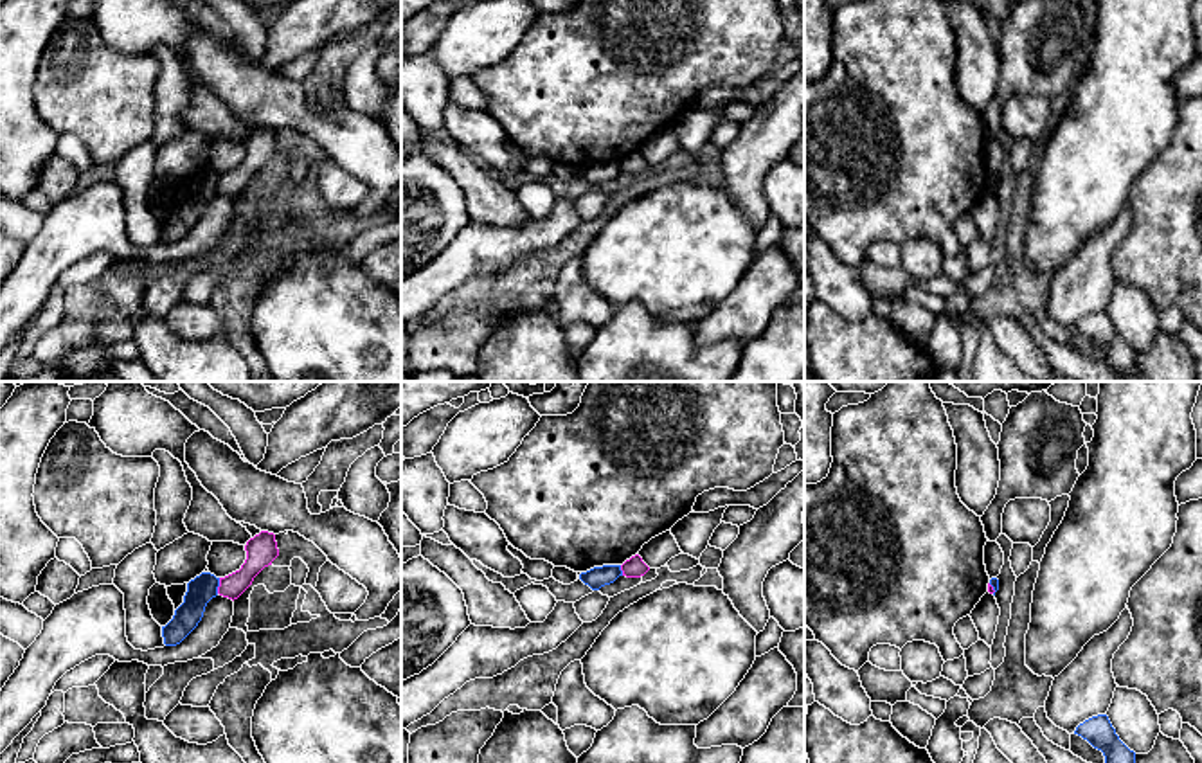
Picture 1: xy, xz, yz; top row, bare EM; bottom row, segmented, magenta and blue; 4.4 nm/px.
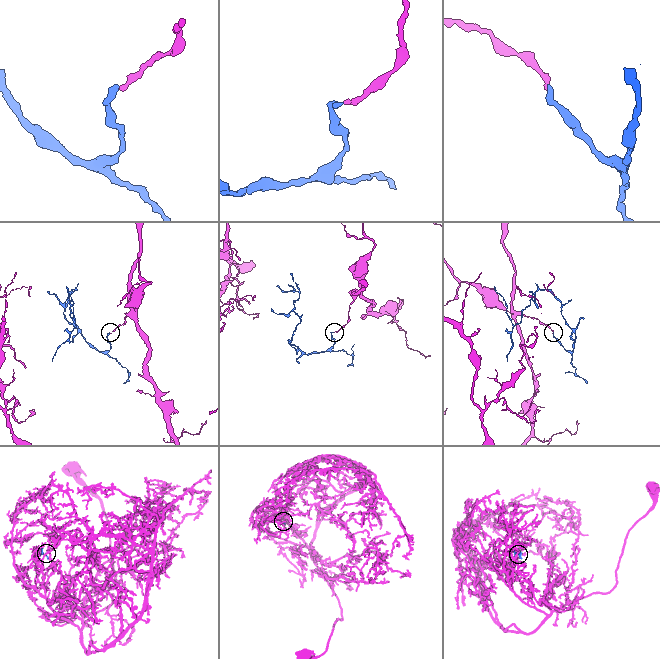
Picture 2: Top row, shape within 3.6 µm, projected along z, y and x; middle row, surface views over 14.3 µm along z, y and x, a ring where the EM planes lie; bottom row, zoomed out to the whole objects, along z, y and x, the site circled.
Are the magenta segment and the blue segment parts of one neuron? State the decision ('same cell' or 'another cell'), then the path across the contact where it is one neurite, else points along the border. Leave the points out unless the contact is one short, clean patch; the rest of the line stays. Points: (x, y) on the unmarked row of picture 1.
another cell | along xy (220, 175), (216, 189)

